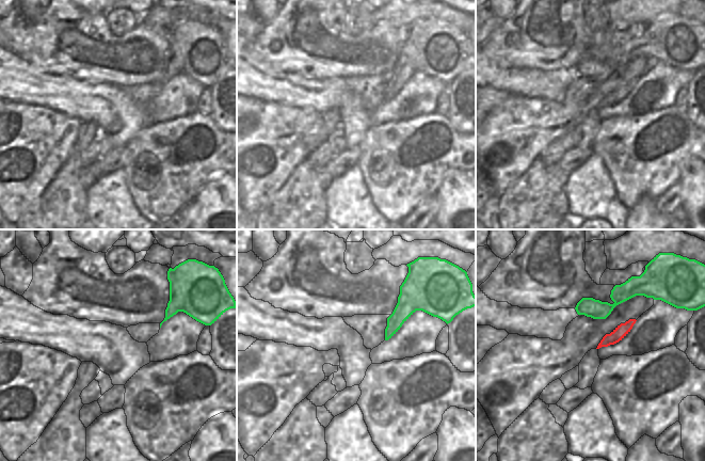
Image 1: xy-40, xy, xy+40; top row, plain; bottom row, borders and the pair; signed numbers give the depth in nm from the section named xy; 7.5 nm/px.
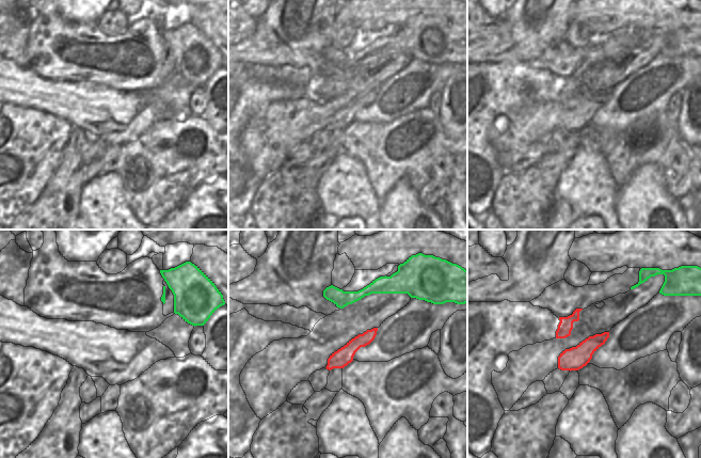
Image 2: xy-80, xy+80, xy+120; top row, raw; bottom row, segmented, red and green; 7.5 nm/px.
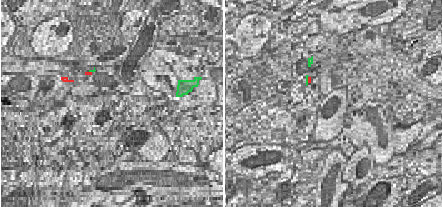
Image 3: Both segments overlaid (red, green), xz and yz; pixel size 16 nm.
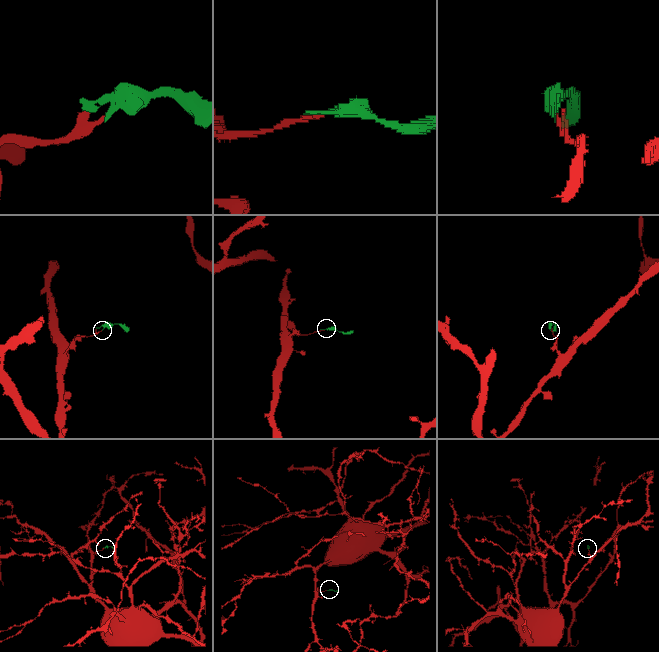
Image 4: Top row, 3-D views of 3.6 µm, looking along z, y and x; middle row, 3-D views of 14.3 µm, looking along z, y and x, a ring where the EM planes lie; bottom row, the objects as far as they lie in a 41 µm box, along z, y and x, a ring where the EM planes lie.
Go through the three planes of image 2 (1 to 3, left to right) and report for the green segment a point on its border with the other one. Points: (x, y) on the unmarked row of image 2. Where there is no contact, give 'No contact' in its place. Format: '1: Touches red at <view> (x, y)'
1: No contact
2: No contact
3: No contact.

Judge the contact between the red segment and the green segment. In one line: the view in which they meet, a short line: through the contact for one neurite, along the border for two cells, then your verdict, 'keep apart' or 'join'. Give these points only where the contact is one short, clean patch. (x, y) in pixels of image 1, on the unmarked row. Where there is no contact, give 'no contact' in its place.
no contact; keep apart

